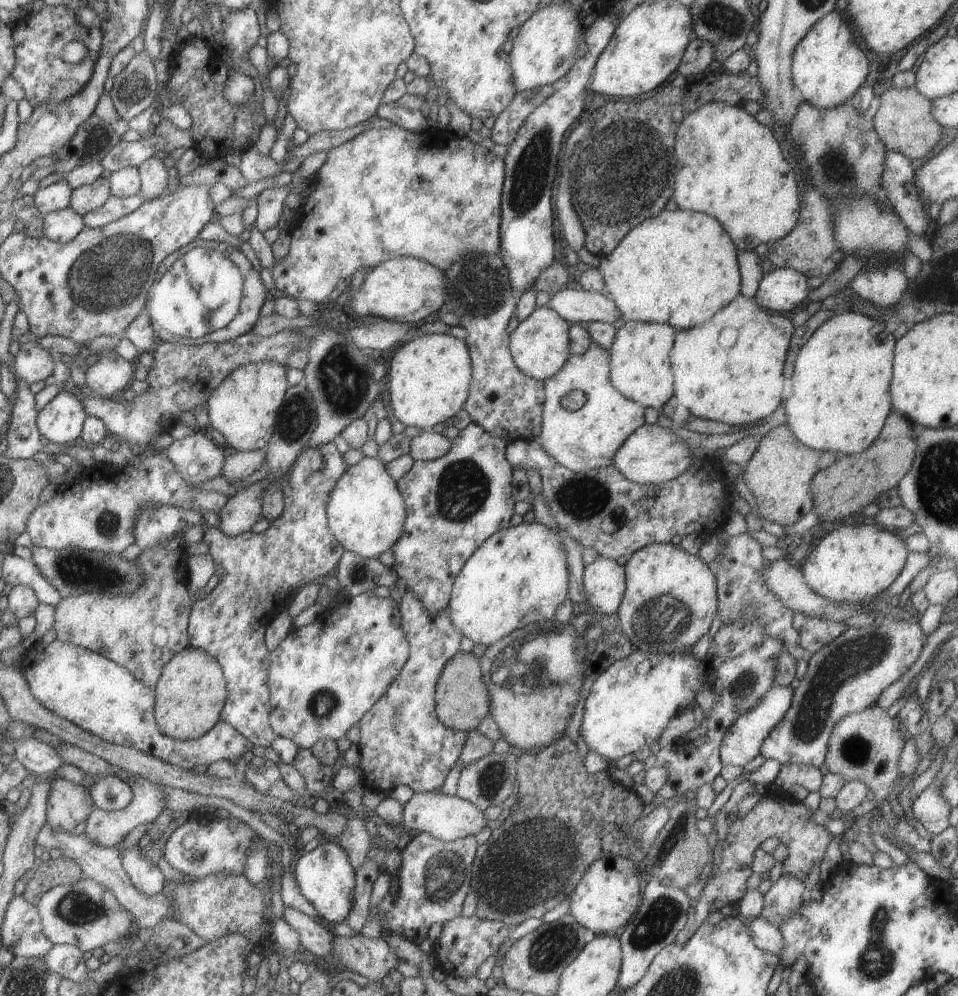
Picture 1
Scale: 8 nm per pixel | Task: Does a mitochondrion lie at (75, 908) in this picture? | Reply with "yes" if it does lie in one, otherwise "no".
yes

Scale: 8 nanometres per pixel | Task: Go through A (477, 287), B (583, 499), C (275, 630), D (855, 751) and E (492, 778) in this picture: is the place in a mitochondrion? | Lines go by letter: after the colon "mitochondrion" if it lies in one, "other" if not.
A: mitochondrion
B: mitochondrion
C: other
D: mitochondrion
E: mitochondrion

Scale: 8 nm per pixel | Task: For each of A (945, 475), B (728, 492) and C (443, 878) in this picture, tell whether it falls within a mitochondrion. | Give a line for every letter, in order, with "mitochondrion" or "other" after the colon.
A: mitochondrion
B: other
C: mitochondrion

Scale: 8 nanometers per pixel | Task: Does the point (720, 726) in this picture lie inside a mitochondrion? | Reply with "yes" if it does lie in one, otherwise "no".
no

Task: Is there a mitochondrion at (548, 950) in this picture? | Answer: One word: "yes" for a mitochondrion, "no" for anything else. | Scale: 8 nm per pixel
yes

